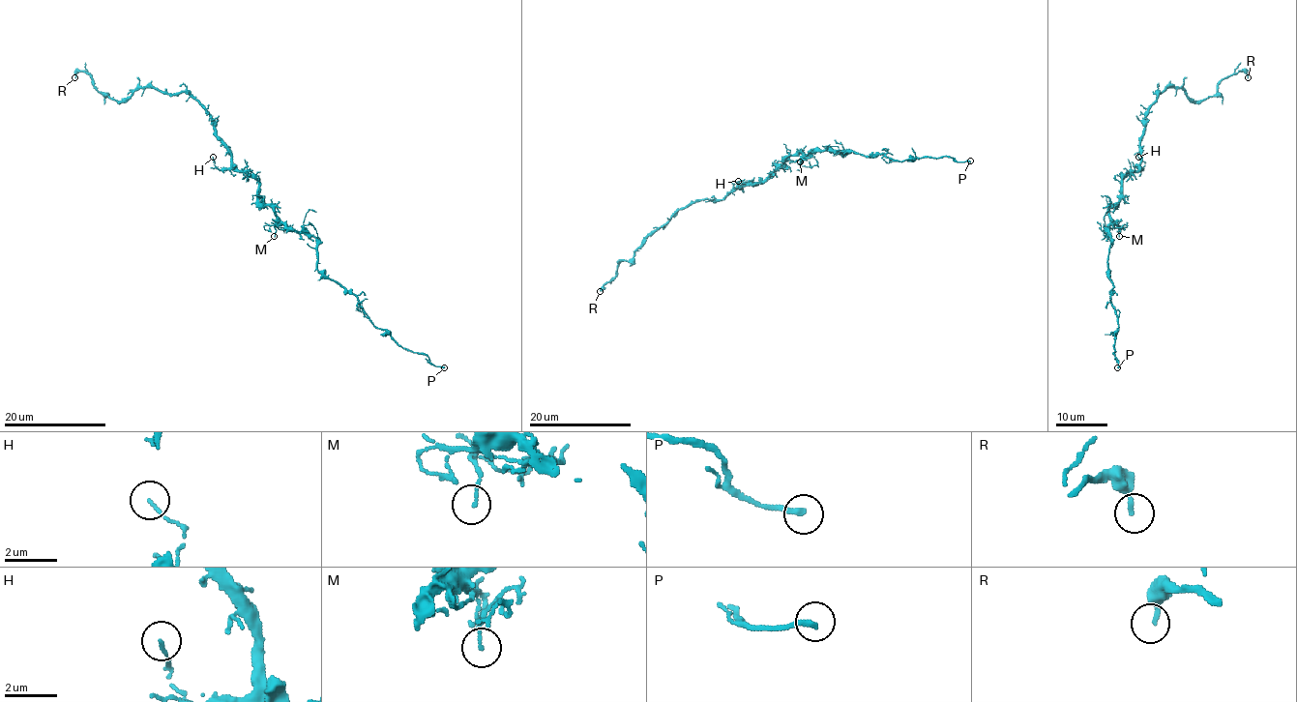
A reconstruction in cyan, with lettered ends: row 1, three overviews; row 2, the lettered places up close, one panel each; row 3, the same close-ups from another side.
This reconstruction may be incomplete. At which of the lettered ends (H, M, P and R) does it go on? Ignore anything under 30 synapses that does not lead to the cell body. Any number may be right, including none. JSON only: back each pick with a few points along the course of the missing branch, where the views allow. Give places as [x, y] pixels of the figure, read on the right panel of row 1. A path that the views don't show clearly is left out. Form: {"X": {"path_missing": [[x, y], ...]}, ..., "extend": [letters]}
{"extend": ["P"]}

